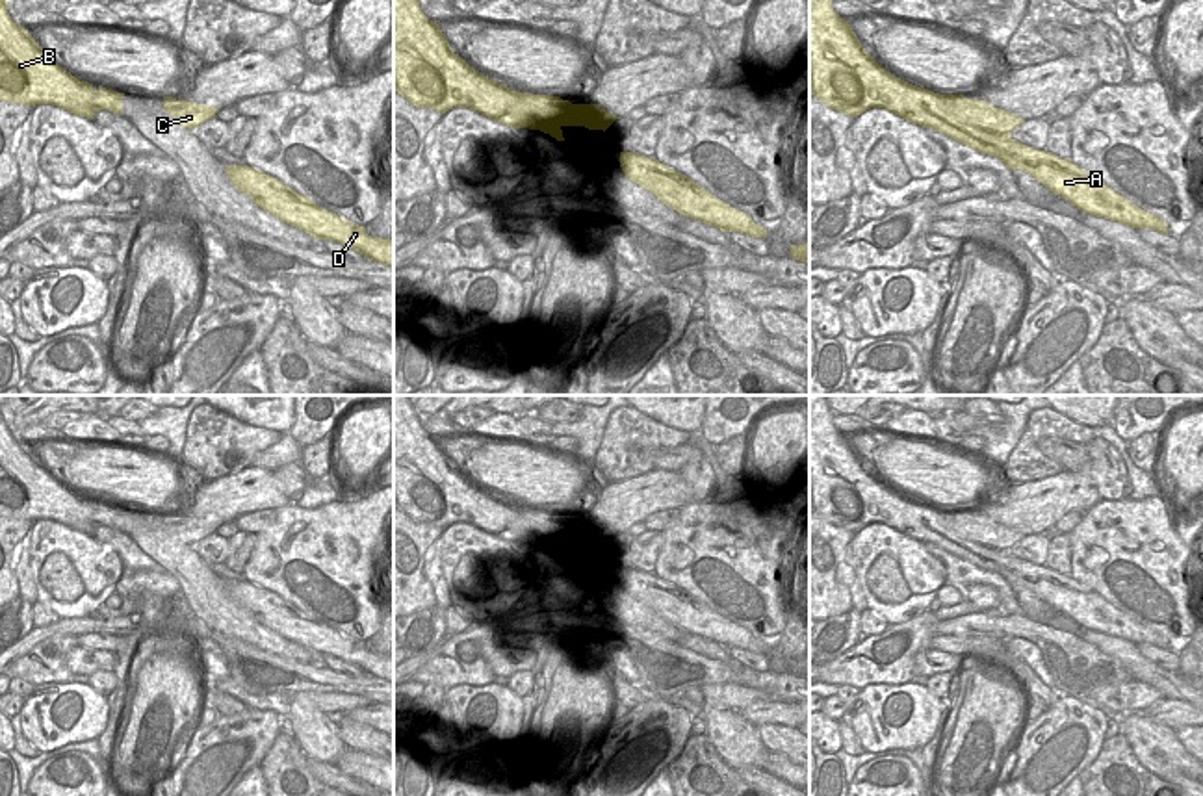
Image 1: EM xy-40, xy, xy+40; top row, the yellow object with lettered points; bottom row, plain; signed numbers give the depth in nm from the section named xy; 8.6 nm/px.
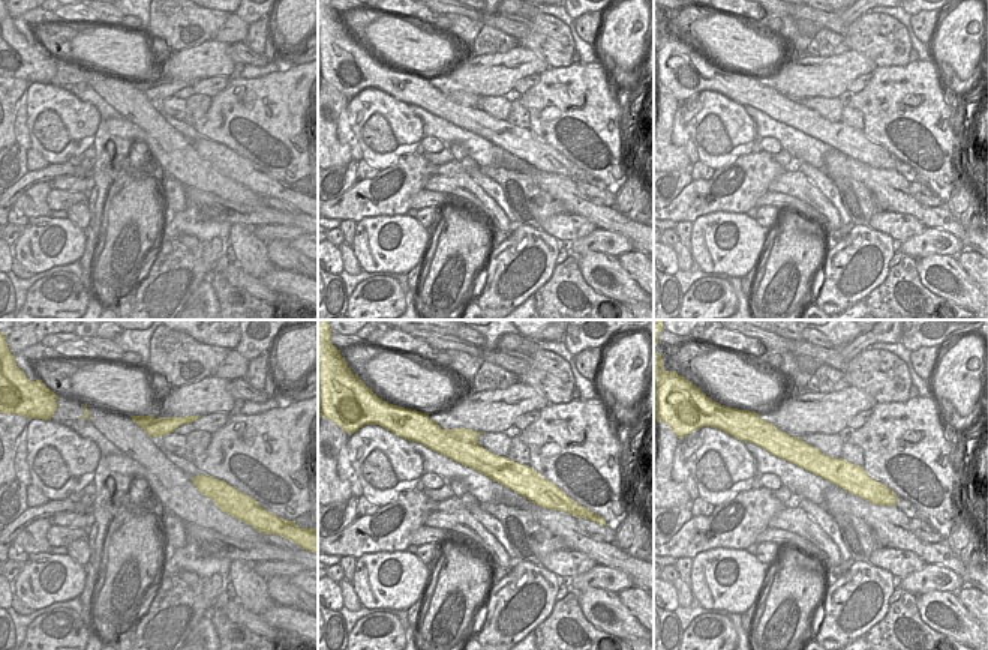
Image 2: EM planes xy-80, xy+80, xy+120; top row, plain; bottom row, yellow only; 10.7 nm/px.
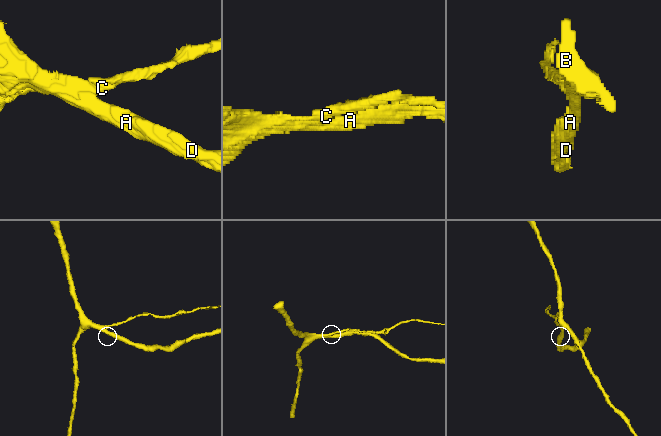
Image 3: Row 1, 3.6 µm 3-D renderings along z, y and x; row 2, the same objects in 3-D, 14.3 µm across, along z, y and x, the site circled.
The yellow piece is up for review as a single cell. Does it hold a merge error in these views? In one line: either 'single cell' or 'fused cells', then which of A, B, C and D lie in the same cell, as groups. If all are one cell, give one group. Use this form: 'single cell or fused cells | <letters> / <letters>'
fused cells | A B D / C

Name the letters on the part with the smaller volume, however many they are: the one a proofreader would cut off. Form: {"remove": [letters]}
{"remove": ["C"]}

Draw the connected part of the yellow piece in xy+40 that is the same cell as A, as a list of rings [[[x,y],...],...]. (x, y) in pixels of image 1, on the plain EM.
[[[809,395],[809,510],[822,520],[850,533],[884,523],[995,571],[1008,584],[1032,590],[1084,629],[1168,649],[1164,635],[1138,623],[1071,575],[1036,566],[1012,551],[982,546],[980,533],[993,523],[988,518],[939,510],[886,486],[865,468],[850,440],[834,427],[832,416],[826,395]]]

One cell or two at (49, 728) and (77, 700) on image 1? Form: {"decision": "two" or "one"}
{"decision": "one"}

